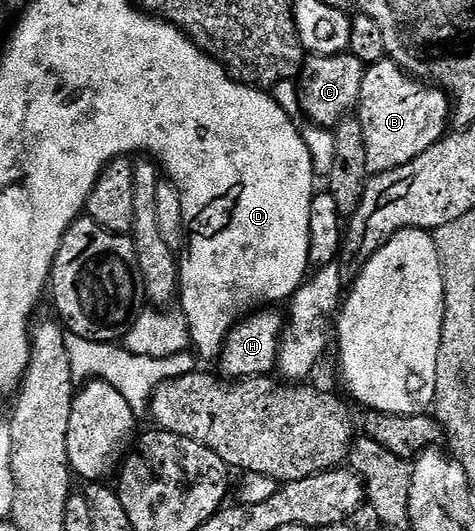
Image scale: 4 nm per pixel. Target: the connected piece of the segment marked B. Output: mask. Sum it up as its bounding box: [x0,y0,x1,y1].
[357,57,453,175]

